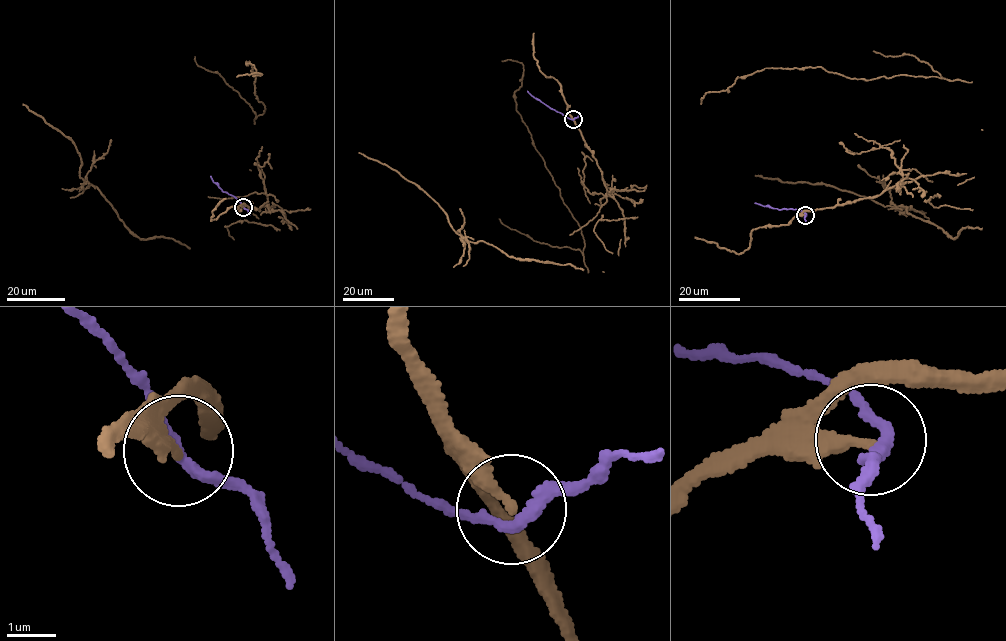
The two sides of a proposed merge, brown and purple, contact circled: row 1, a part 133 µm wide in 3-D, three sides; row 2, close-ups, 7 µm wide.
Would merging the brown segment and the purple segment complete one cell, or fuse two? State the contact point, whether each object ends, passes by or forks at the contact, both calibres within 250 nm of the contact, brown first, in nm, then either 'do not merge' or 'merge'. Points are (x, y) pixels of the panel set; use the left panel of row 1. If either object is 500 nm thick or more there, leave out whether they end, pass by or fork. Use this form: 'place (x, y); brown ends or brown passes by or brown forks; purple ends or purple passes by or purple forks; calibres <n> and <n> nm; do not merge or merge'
place (243, 207); brown ends; purple passes by; calibres 240 and 220 nm; do not merge

